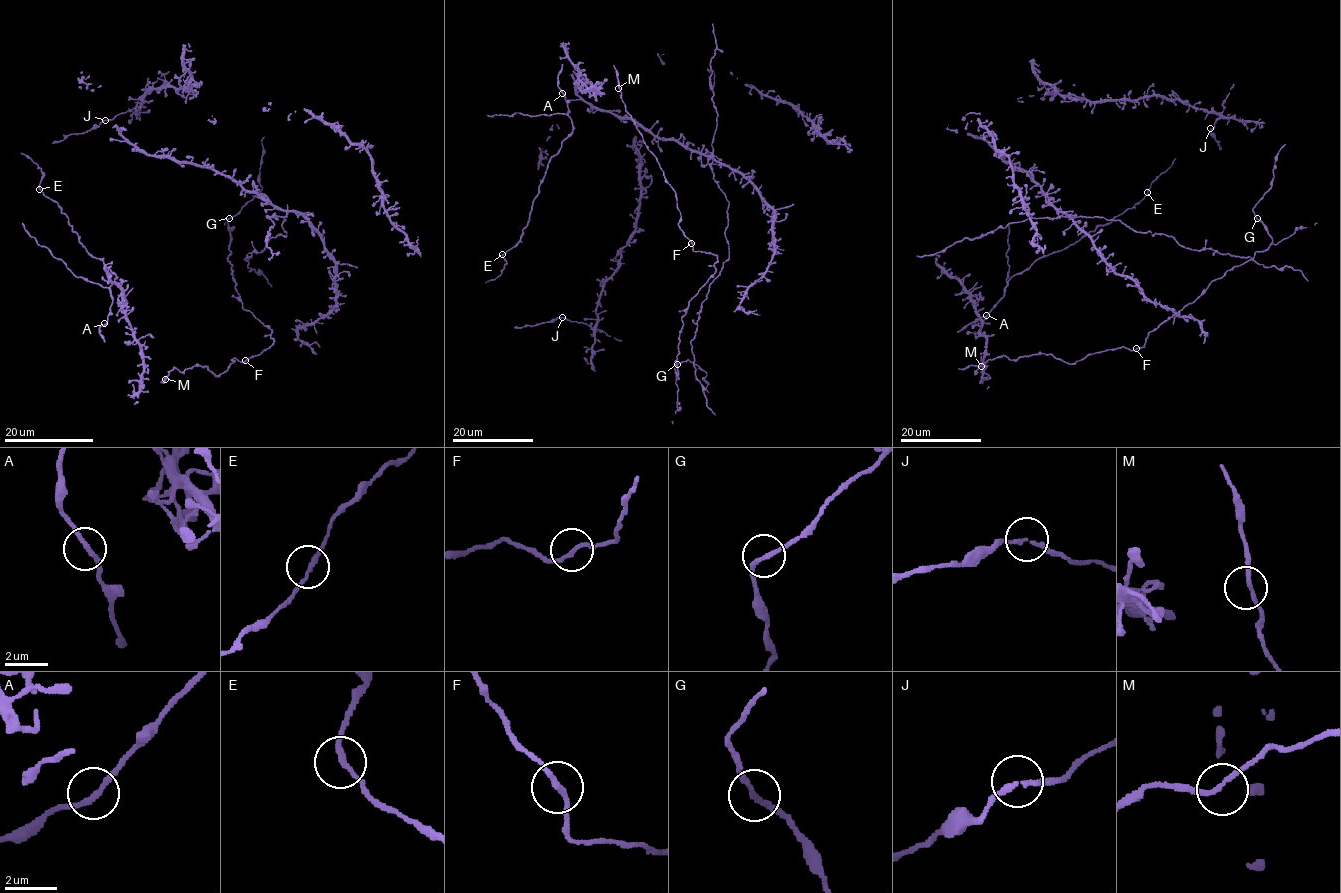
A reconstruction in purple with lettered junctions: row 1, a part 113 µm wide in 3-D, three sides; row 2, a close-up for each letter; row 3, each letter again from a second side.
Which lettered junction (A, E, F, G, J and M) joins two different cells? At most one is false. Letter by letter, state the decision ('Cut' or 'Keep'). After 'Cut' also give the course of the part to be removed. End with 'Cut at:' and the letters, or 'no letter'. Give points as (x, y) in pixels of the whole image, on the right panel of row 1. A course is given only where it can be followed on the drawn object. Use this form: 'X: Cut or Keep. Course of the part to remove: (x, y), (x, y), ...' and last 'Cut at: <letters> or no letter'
A: Keep
E: Keep
F: Keep
G: Keep
J: Keep
M: Keep
Cut at: no letter

